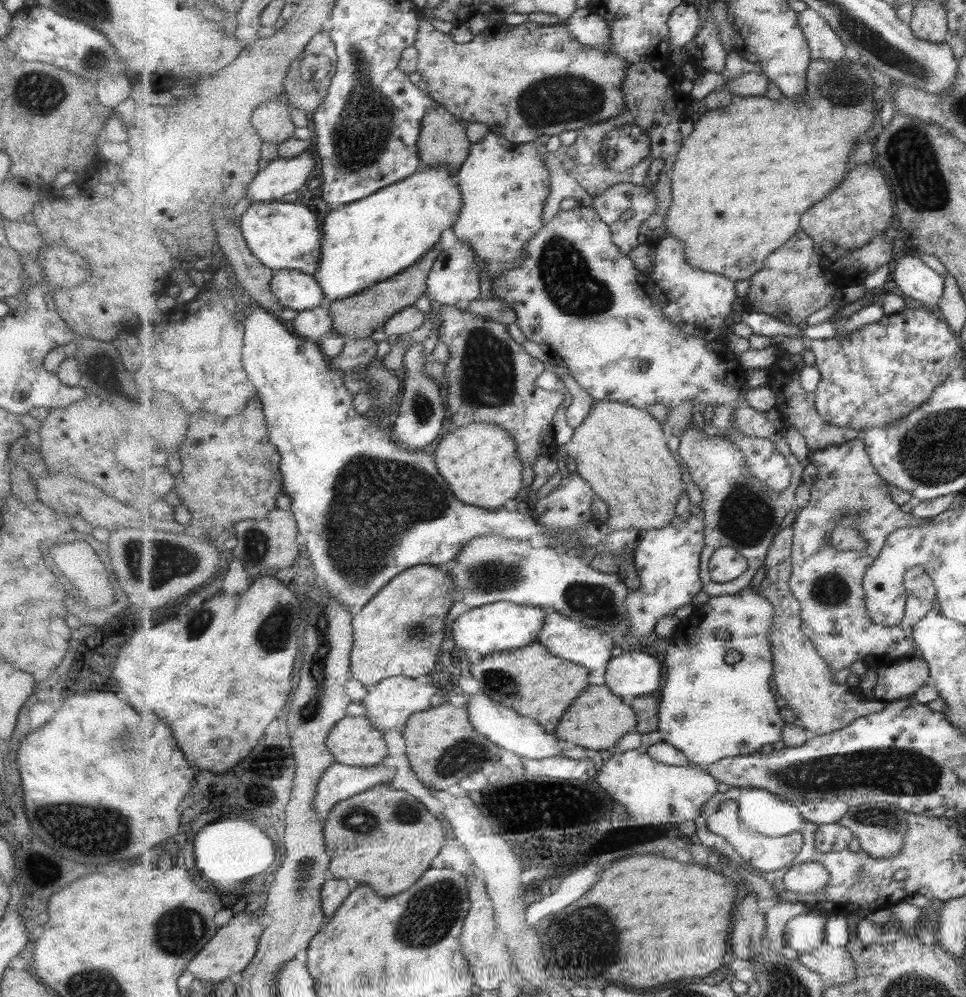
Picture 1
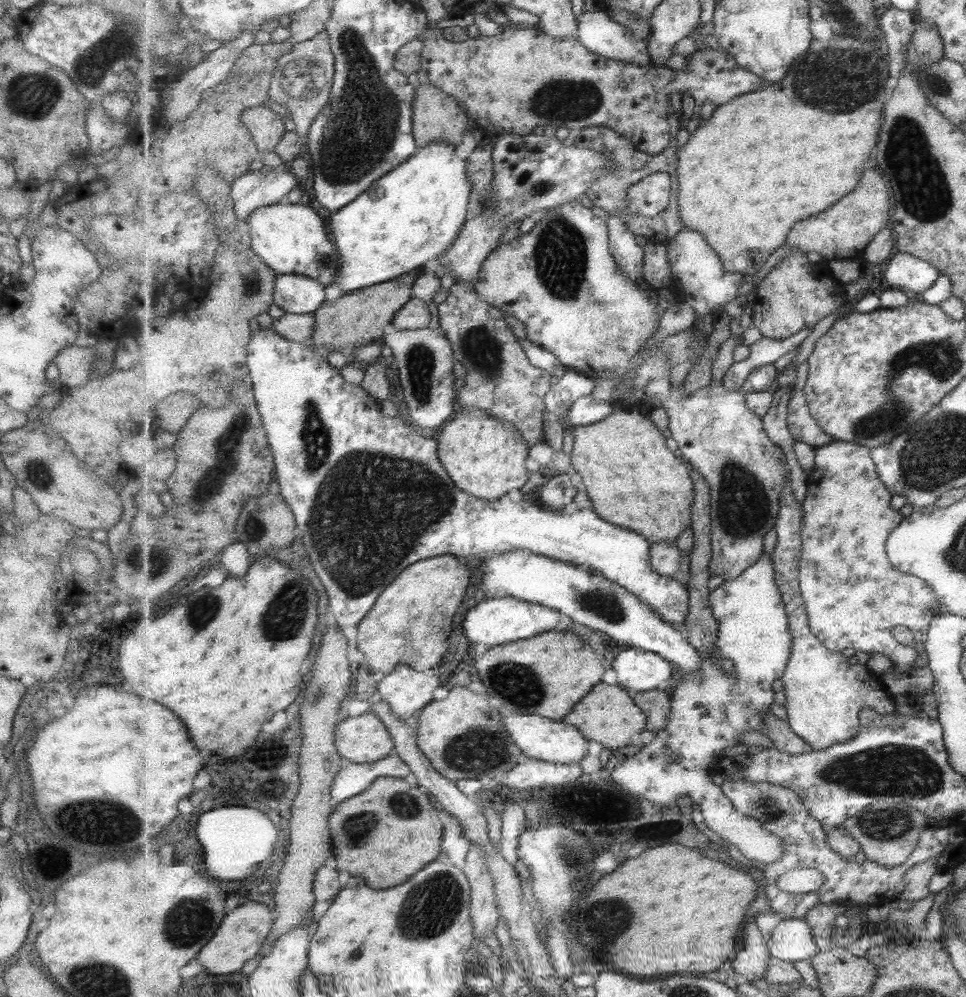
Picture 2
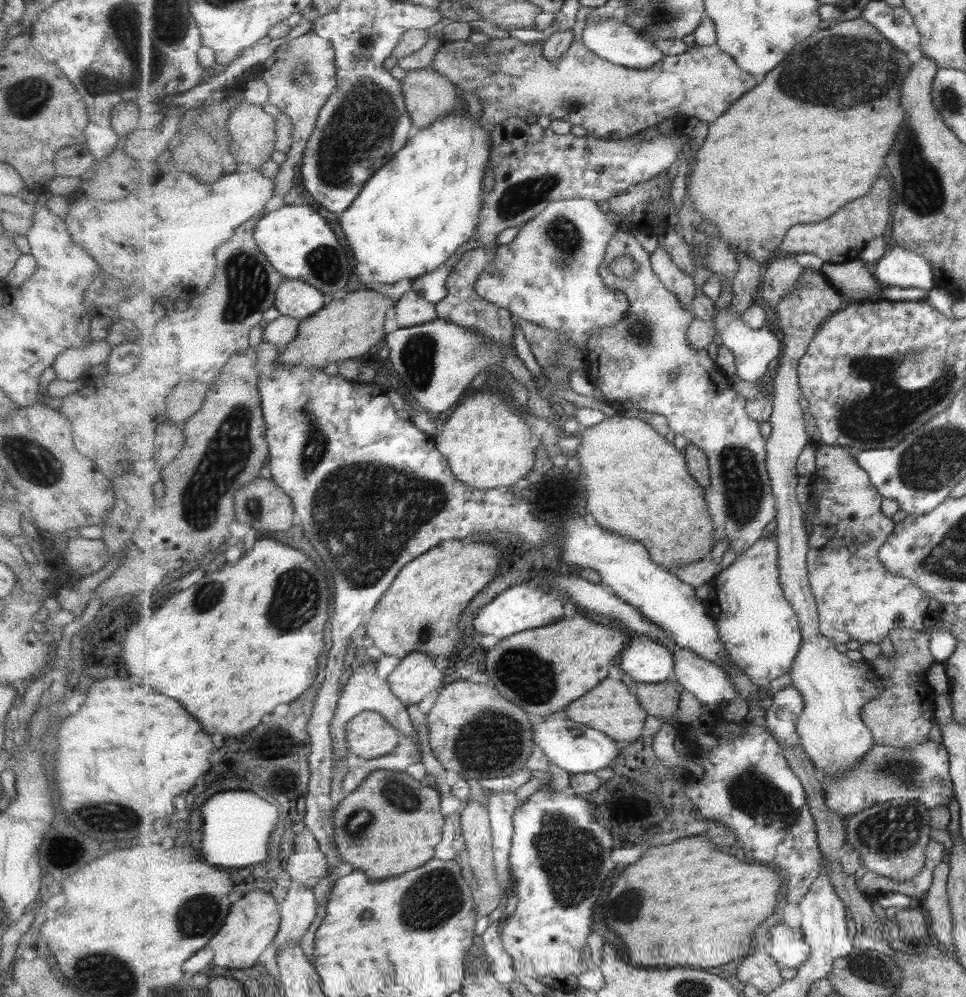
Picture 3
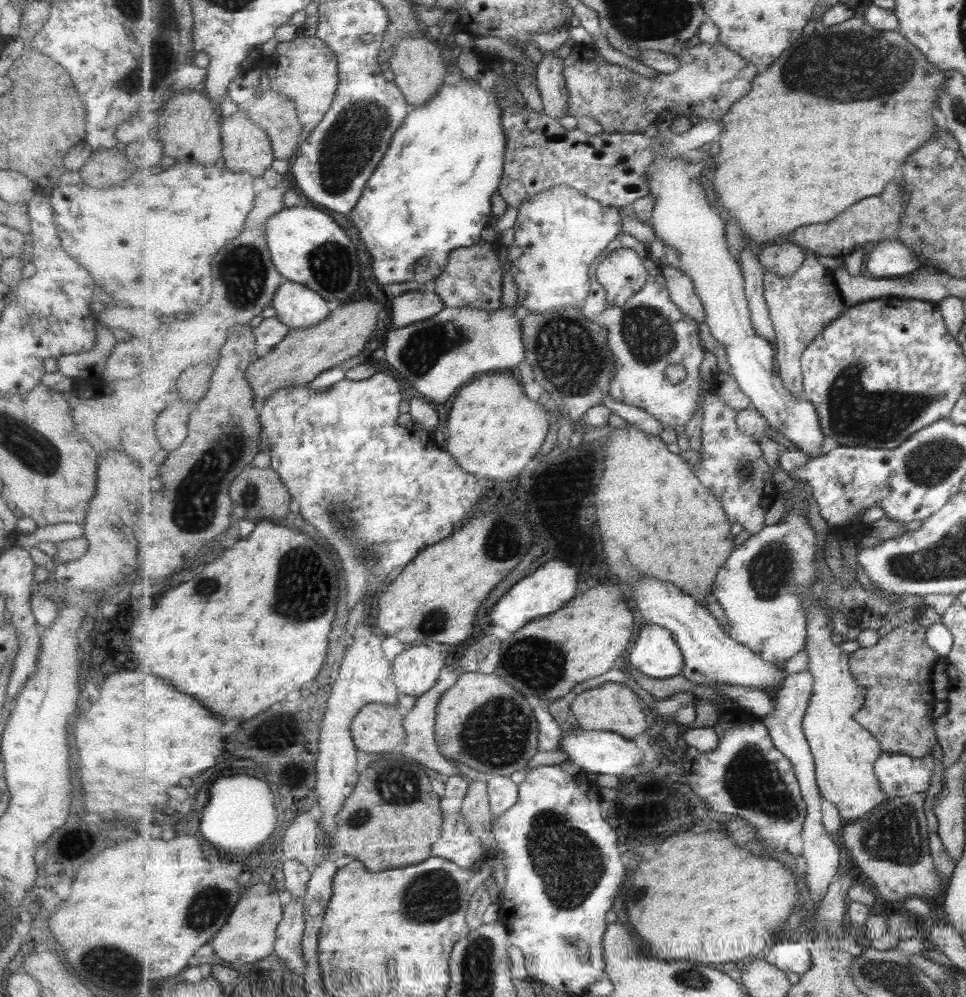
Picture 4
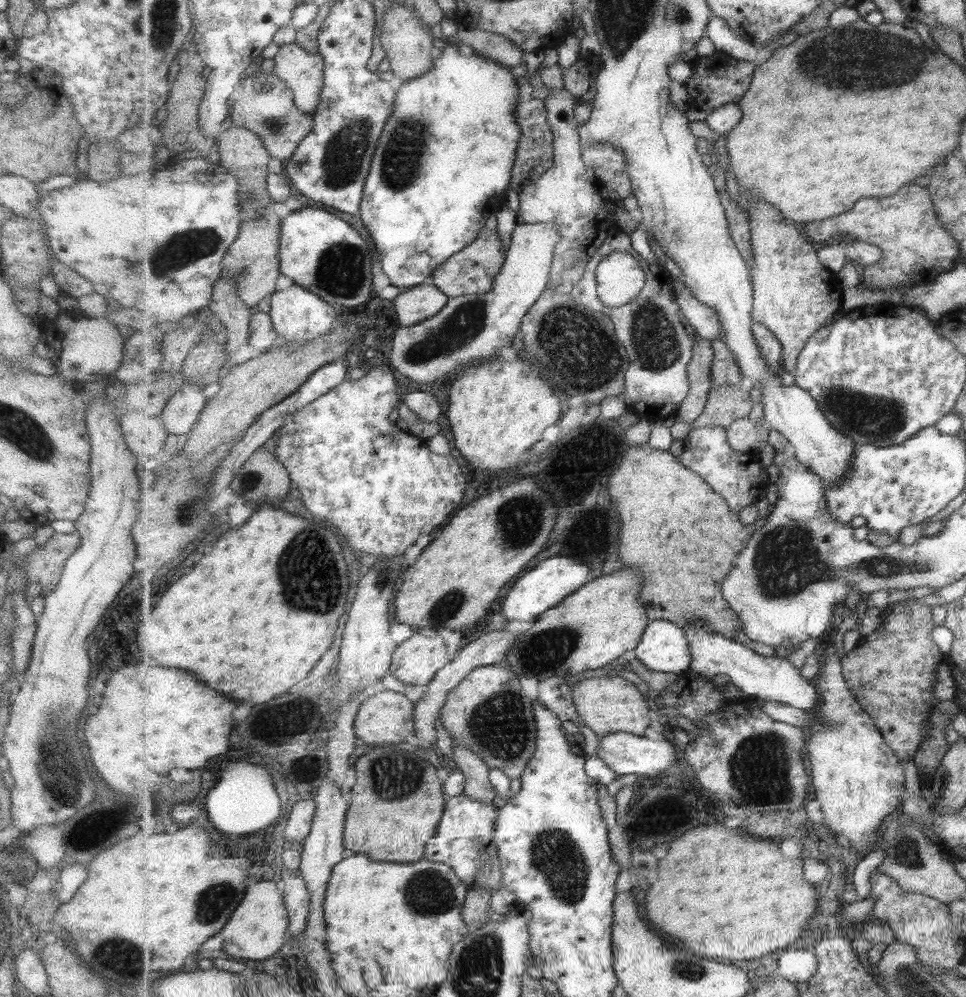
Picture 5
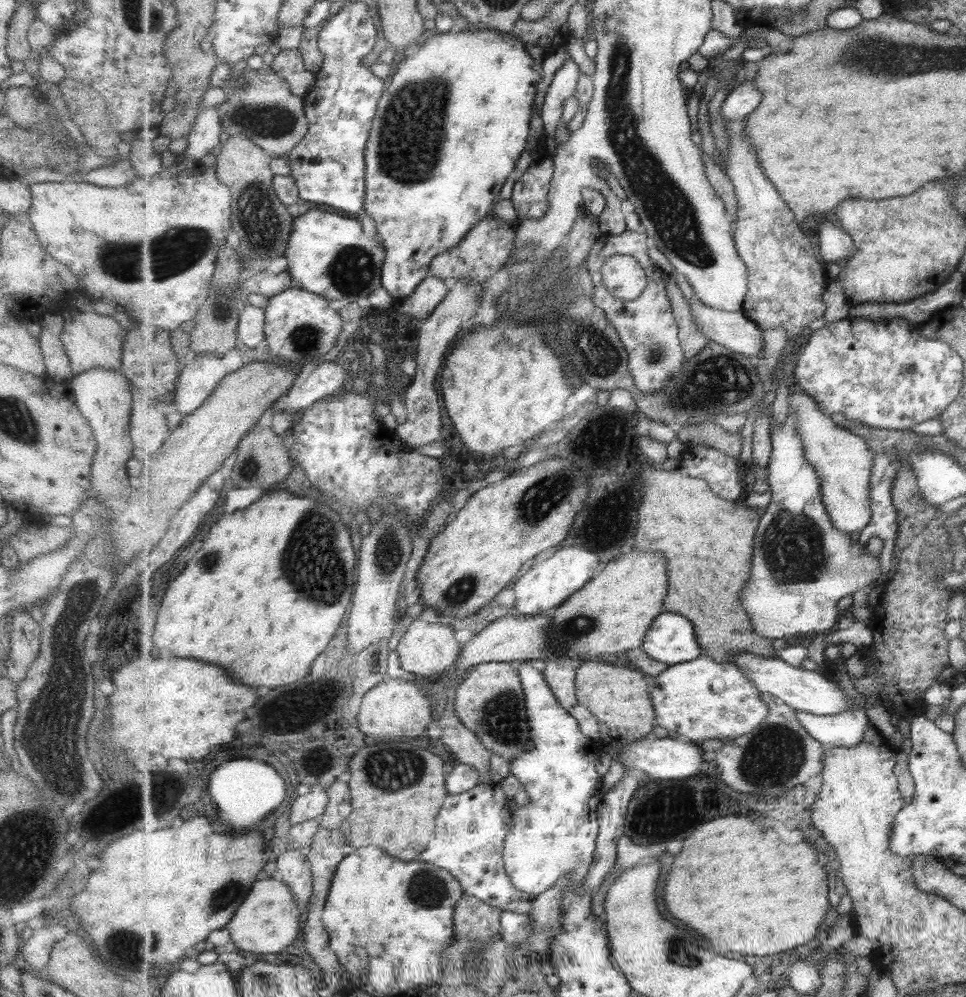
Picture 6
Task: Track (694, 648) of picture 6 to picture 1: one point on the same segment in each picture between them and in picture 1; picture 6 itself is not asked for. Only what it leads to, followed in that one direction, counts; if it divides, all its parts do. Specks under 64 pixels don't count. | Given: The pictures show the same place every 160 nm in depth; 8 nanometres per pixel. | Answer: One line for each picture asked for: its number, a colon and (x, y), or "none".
1: (639, 673)
2: (638, 670)
3: (645, 659)
4: (655, 651)
5: (665, 646)

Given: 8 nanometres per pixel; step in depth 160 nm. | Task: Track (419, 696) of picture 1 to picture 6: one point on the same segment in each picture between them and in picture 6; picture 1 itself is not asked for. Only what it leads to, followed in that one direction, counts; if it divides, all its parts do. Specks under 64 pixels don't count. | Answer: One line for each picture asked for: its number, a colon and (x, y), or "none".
2: (407, 689)
3: (416, 675)
4: (417, 667)
5: (417, 660)
6: (426, 648)

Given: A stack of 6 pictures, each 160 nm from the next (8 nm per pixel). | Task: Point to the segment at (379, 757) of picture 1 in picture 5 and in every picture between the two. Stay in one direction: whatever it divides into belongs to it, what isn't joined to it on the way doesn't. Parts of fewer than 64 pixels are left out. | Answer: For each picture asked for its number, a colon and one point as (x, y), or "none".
2: (363, 739)
3: (370, 736)
4: (379, 728)
5: (387, 717)

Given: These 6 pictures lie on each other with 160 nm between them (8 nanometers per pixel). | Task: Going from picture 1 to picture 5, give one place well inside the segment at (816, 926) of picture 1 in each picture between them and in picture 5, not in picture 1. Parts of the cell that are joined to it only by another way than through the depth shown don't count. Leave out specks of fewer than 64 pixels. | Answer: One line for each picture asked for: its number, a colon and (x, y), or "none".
2: (792, 939)
3: (788, 946)
4: (788, 957)
5: (797, 965)

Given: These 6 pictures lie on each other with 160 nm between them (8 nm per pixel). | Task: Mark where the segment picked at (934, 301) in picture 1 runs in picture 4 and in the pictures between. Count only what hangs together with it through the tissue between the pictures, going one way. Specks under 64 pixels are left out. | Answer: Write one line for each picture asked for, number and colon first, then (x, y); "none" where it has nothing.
2: (911, 274)
3: (899, 267)
4: (890, 259)

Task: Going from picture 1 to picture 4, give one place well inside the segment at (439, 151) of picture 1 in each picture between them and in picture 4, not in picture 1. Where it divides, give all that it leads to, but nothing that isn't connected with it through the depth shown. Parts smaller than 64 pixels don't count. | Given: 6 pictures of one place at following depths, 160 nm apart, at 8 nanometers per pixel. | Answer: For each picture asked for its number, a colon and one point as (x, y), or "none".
2: (438, 116)
3: (430, 95)
4: (419, 71)

